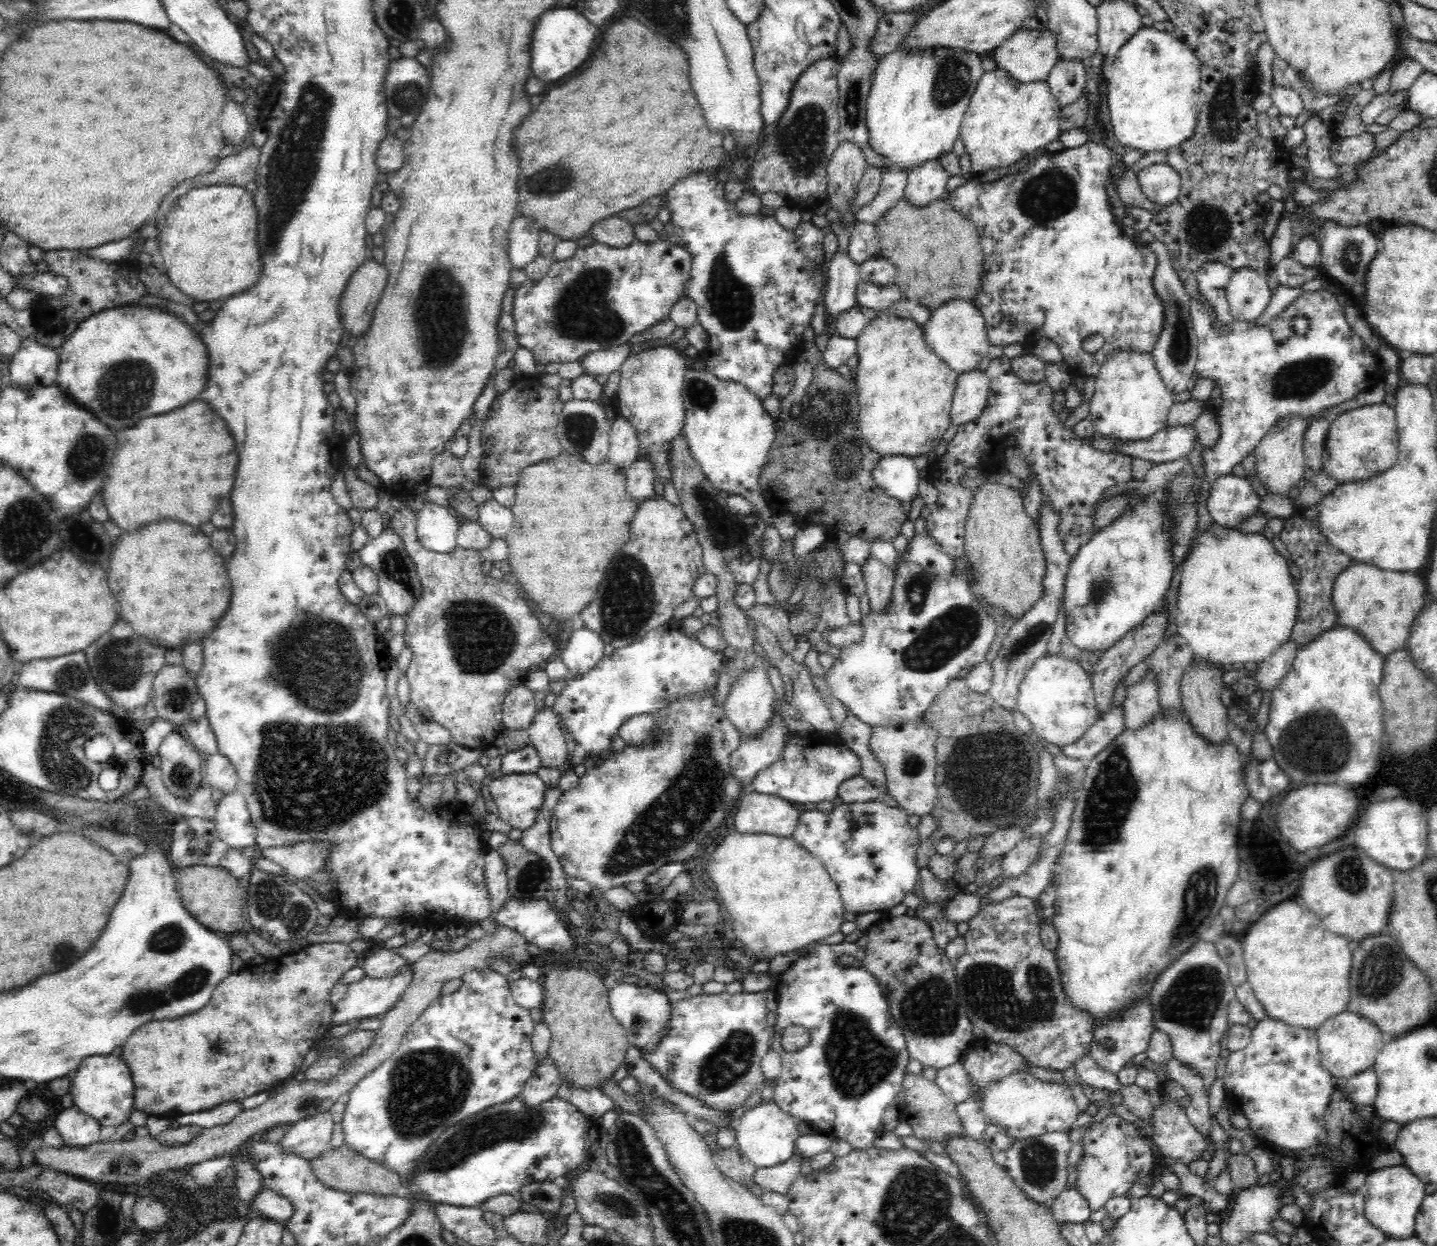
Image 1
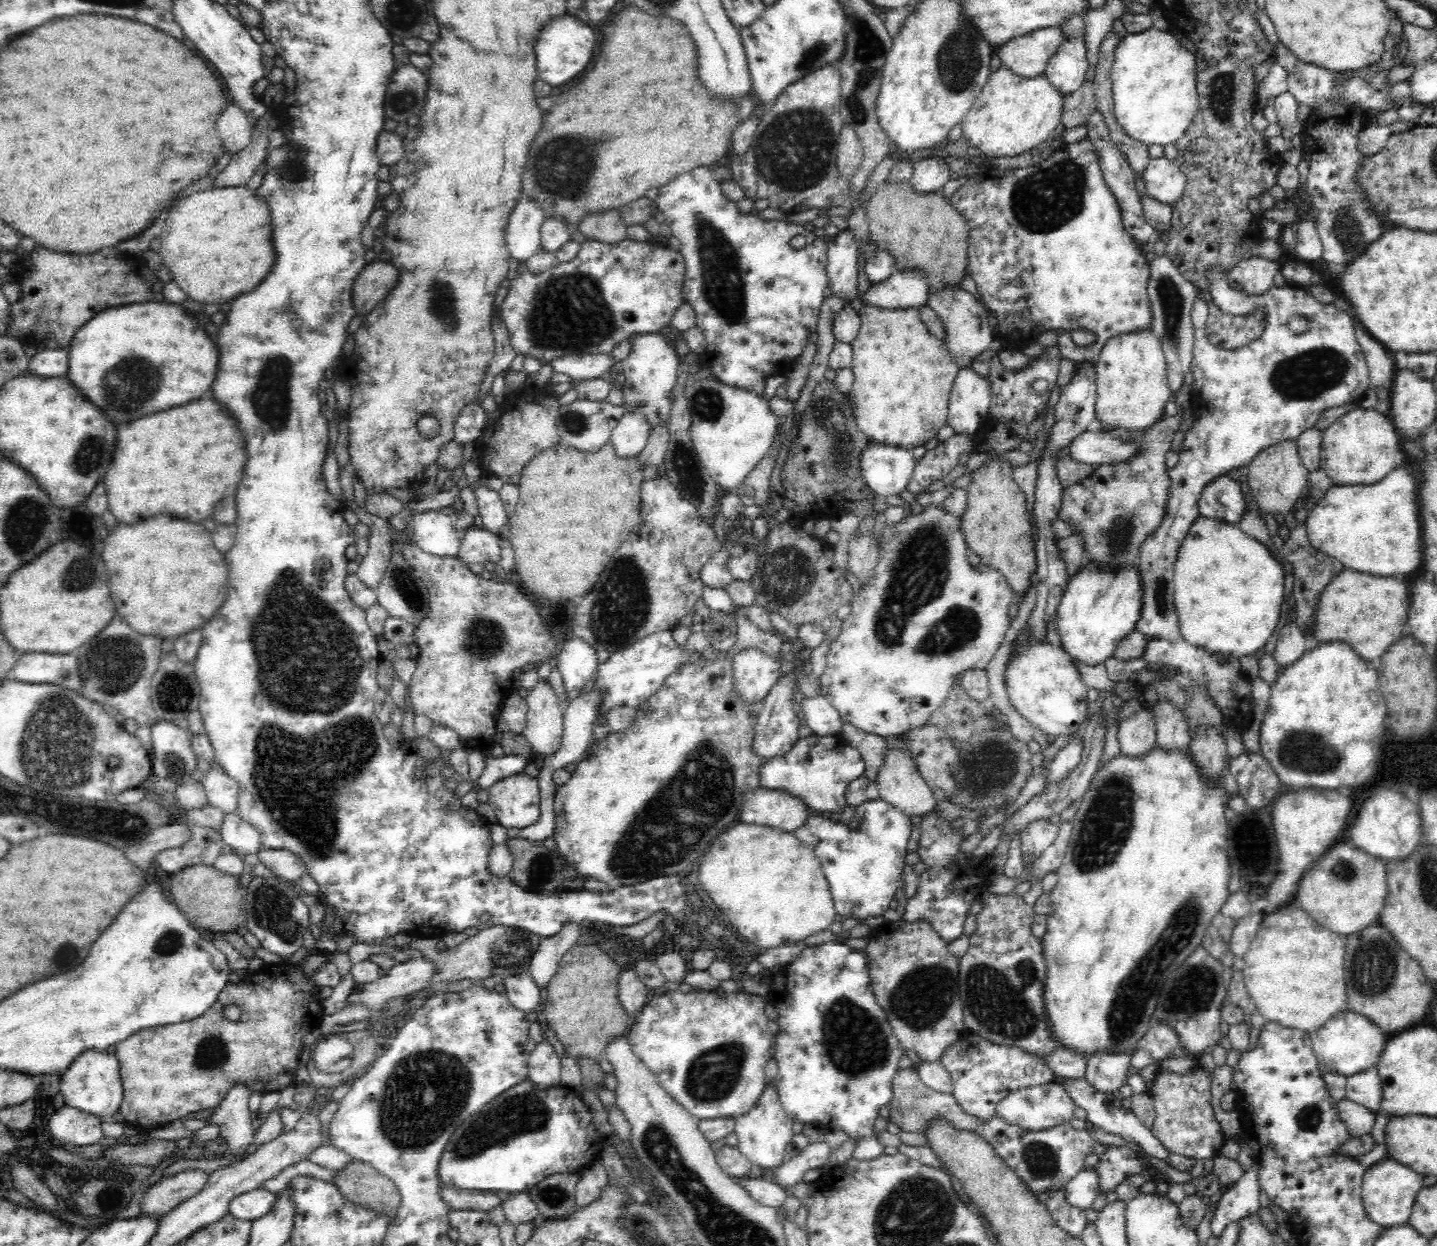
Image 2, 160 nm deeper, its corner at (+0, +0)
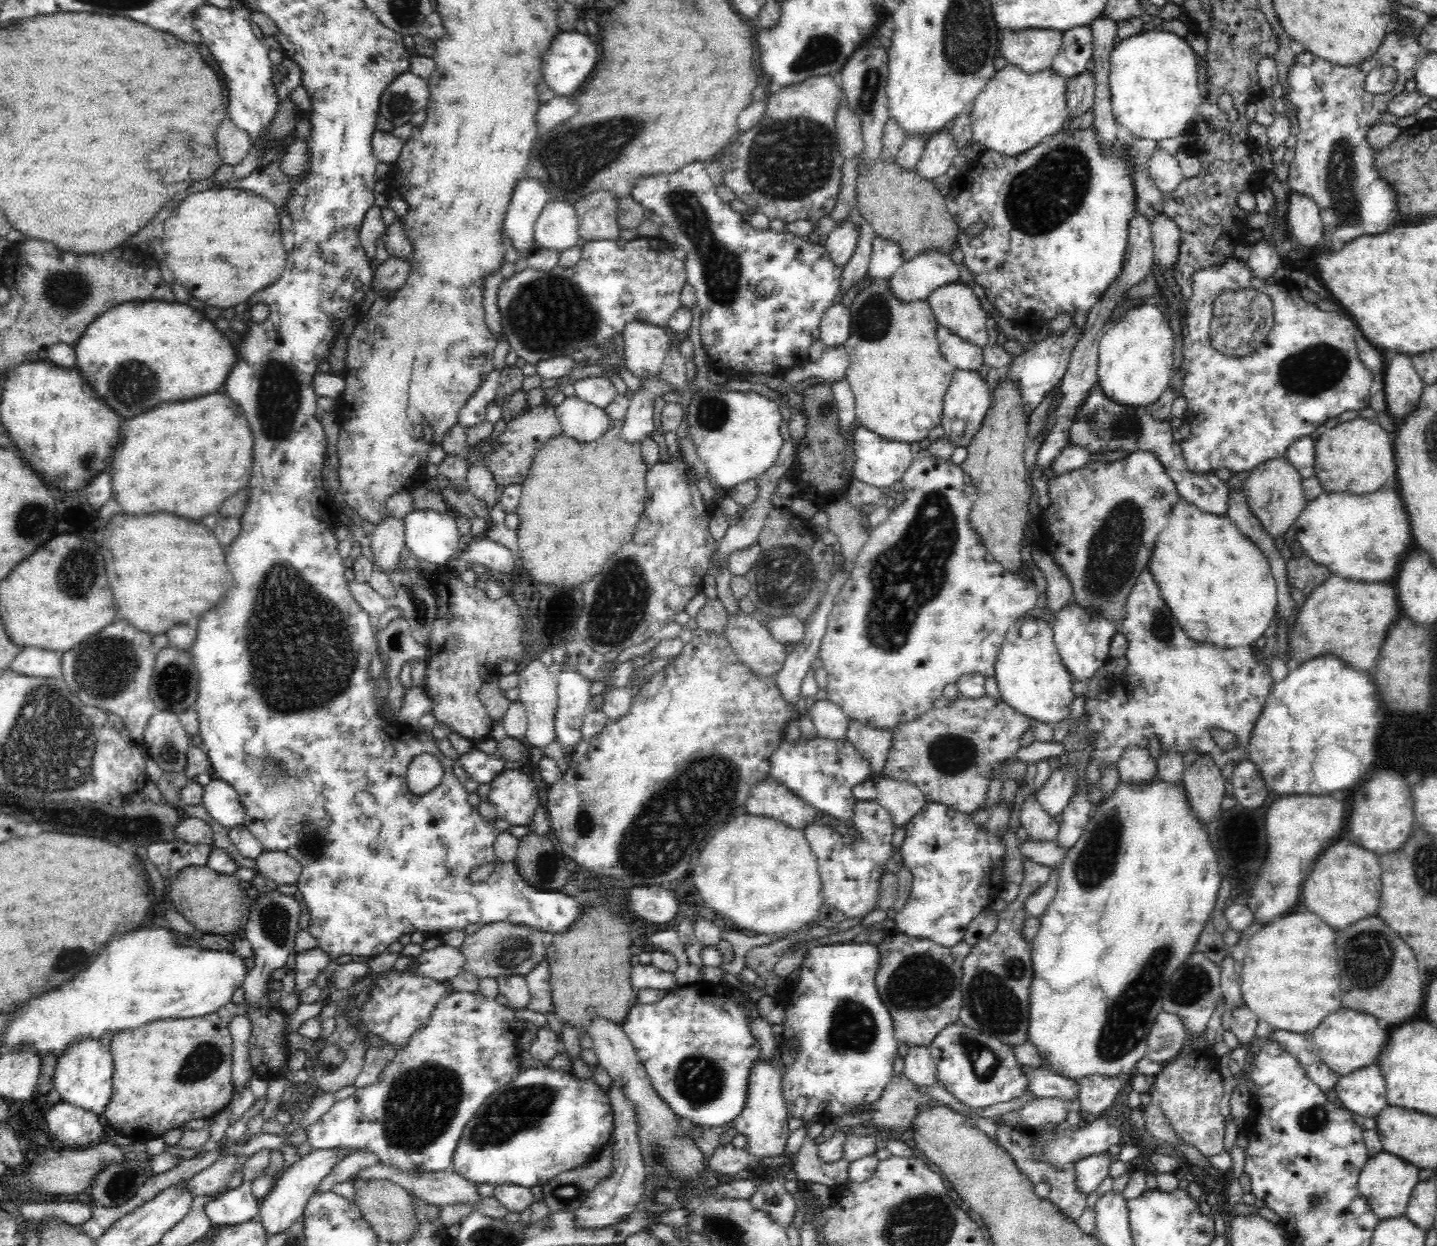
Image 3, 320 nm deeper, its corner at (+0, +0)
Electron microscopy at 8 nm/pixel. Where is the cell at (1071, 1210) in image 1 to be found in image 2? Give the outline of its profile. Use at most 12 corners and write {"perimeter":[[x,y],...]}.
{"perimeter":[[1095,1166],[1066,1184],[1066,1201],[1088,1210],[1100,1192]]}

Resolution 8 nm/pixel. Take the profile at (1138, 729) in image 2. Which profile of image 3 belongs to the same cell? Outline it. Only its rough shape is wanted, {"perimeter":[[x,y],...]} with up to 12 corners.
{"perimeter":[[1132,745],[1117,762],[1119,783],[1147,785],[1157,765]]}

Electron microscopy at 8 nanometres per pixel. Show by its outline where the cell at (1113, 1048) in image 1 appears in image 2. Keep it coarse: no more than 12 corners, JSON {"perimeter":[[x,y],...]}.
{"perimeter":[[1131,1054],[1086,1059],[1085,1078],[1103,1094],[1126,1084]]}

